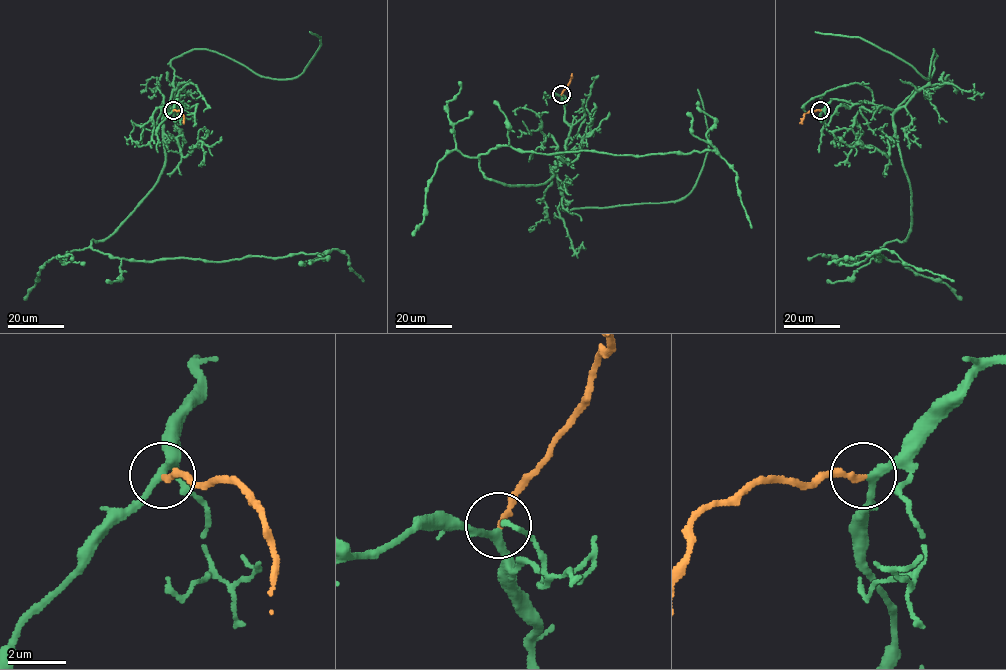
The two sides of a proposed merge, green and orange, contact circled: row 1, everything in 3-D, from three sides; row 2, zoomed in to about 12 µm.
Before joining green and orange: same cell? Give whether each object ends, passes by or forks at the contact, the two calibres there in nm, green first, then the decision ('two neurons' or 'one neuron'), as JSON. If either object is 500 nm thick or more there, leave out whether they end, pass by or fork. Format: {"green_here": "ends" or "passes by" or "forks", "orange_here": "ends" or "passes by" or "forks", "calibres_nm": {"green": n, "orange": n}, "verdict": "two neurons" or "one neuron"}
{"green_here": "passes by", "orange_here": "ends", "calibres_nm": {"green": 260, "orange": 200}, "verdict": "one neuron"}

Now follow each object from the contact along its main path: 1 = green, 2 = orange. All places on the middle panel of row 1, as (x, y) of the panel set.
1: (561, 95), (569, 135), (553, 175), (487, 178), (478, 157), (502, 145), (715, 151), (736, 173), (752, 228)
2: (561, 95), (572, 73)

